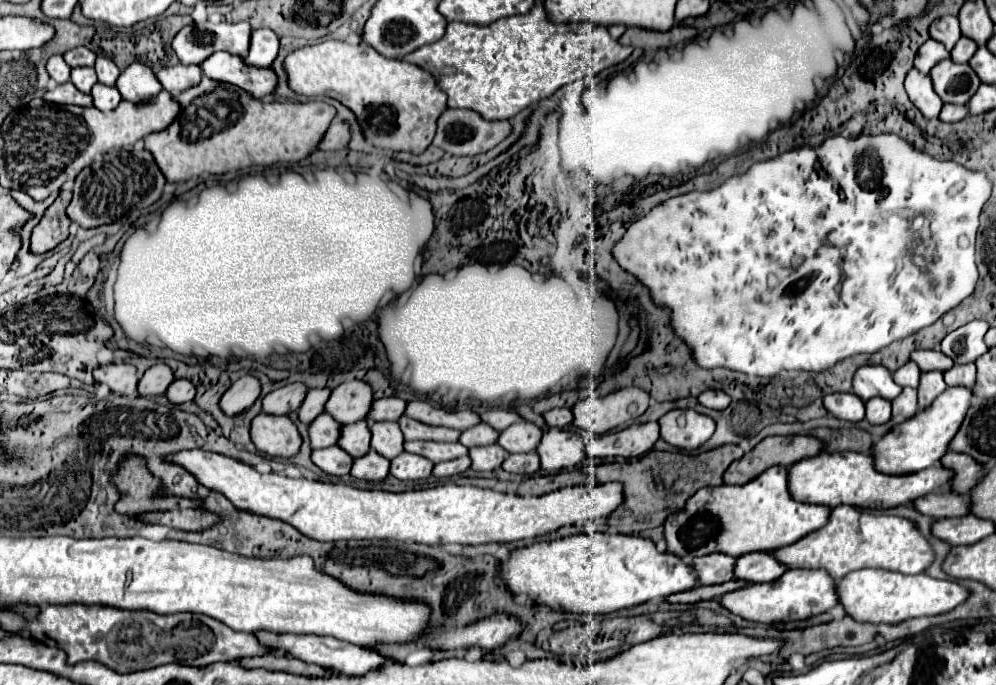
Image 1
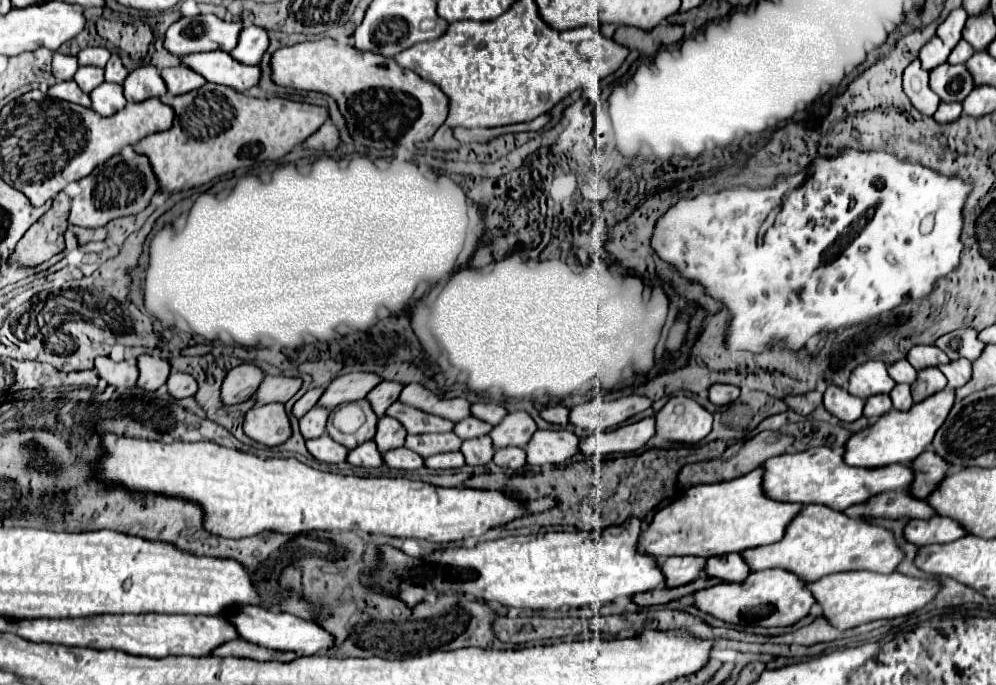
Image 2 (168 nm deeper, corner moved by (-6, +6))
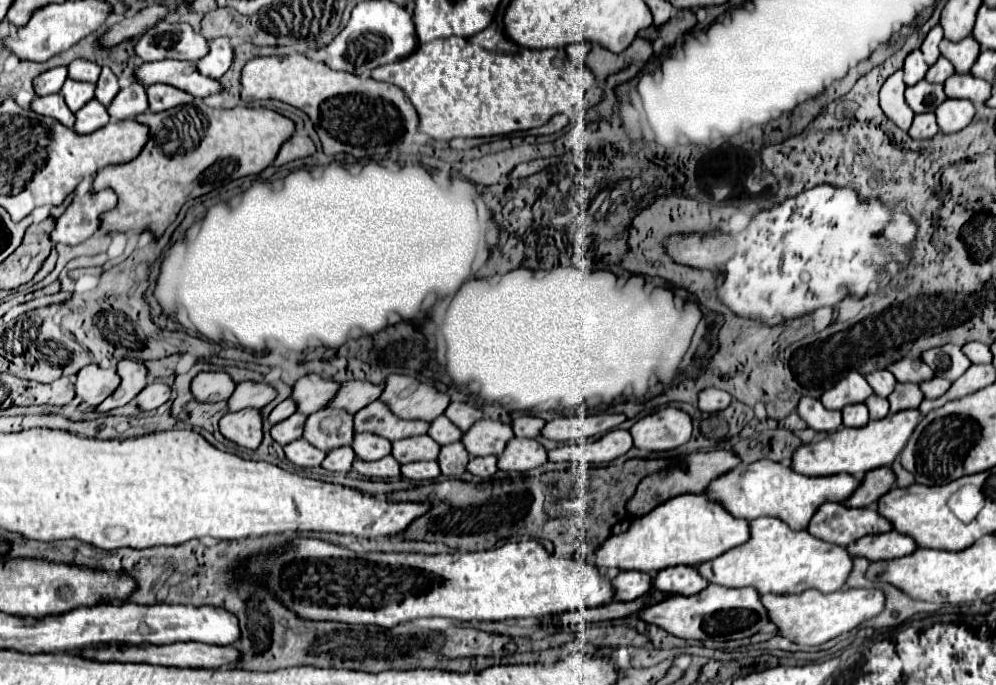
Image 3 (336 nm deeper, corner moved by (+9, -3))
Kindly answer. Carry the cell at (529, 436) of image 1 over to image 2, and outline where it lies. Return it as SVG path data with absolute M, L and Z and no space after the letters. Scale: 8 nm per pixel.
M510 412L504 422L494 426L490 438L494 440L494 448L506 448L506 446L520 446L524 448L532 434L538 430L536 422L526 412Z

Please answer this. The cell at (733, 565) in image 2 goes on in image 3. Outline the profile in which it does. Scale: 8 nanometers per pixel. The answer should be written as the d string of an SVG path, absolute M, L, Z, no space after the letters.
M667 567L653 575L653 589L673 595L695 595L709 583L697 575L695 567Z

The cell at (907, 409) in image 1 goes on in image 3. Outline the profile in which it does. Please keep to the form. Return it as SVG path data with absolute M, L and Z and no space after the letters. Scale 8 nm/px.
M871 395L865 399L865 405L869 409L869 419L883 419L889 413L889 401L879 397L879 395Z

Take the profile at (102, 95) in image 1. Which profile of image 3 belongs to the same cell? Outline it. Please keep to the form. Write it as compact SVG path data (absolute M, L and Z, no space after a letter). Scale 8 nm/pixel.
M91 99L81 111L75 113L75 117L77 117L77 123L73 129L79 135L89 135L109 123L109 113L105 107L101 107L101 103L97 103L97 99Z

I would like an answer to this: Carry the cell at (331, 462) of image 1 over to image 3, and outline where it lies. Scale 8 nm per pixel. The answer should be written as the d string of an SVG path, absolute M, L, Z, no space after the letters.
M297 439L291 441L289 445L283 447L285 455L291 463L295 463L297 467L317 467L321 465L321 461L325 459L325 453L319 451L317 447L309 445L305 439Z

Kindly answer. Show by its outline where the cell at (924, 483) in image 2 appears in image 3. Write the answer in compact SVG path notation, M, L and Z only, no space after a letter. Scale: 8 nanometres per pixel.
M879 467L877 471L867 471L861 485L857 487L857 491L853 491L853 495L841 503L845 503L845 507L869 507L871 503L875 503L881 495L885 495L891 487L893 487L895 475L889 467Z

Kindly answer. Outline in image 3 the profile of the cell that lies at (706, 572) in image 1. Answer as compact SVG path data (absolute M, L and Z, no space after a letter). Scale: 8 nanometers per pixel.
M621 571L615 579L611 579L615 593L613 601L633 601L645 595L651 589L651 575L639 571Z

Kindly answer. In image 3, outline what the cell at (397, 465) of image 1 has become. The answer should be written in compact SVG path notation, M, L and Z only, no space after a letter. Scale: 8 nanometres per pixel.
M391 455L379 459L379 461L371 461L371 463L361 461L361 459L355 459L355 461L353 461L353 469L355 469L357 473L365 475L365 477L381 477L381 479L399 477L399 475L401 475L399 467L401 467L401 465L399 465Z

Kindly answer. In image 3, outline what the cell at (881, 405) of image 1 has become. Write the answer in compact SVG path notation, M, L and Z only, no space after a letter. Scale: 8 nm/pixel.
M863 403L843 407L841 415L843 415L843 425L845 427L863 427L869 421L869 413L867 413L867 407Z

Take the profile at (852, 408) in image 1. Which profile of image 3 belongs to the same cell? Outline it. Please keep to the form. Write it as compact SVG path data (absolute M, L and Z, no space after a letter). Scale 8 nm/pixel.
M801 397L797 405L799 417L807 423L807 427L815 431L825 431L831 433L843 425L841 421L841 411L831 411L821 405L819 399L813 397Z

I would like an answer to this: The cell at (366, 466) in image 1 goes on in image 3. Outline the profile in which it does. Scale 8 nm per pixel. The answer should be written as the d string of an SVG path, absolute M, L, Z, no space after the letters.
M337 447L337 449L331 449L327 453L327 457L323 459L323 467L327 471L341 471L341 473L347 473L351 471L351 463L355 459L355 453L351 447Z

